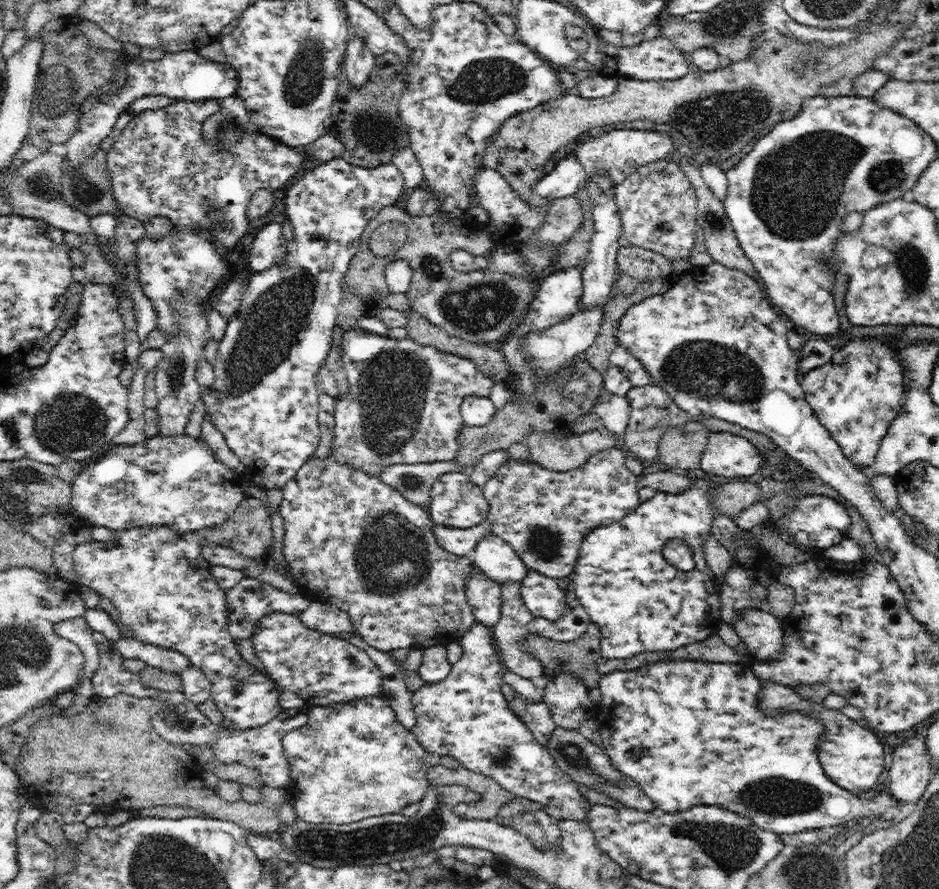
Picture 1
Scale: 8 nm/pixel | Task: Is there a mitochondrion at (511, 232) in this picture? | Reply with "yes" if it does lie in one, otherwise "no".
no

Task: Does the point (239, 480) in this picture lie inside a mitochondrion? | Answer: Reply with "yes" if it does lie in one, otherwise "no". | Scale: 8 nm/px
no

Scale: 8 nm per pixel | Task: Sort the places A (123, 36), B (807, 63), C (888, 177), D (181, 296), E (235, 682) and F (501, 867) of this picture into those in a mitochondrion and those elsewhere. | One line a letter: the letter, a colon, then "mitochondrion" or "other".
A: other
B: mitochondrion
C: mitochondrion
D: mitochondrion
E: mitochondrion
F: other

